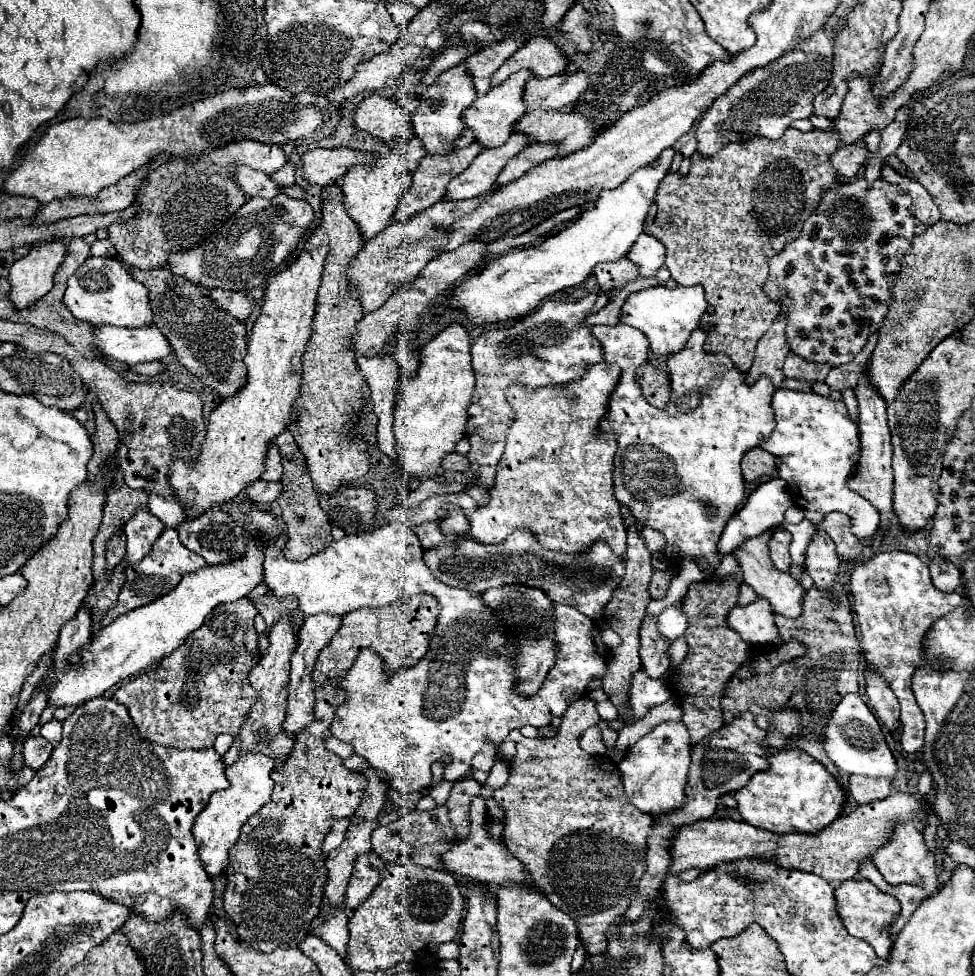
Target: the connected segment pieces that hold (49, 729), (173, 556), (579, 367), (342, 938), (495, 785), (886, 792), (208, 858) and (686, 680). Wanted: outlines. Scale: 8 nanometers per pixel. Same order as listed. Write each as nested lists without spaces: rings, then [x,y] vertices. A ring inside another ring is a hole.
[[[52,718],[50,722],[46,722],[42,728],[40,728],[40,734],[50,742],[50,744],[58,744],[60,742],[60,734],[62,734],[62,722]]]
[[[166,528],[164,534],[156,540],[152,552],[148,556],[144,556],[140,562],[136,564],[130,564],[128,570],[126,570],[126,584],[122,586],[120,590],[120,596],[118,596],[118,604],[104,616],[102,624],[110,624],[116,616],[120,614],[126,614],[134,608],[140,608],[144,604],[150,604],[154,602],[156,598],[168,594],[172,588],[178,586],[178,582],[186,576],[186,574],[192,574],[200,568],[204,568],[206,562],[204,558],[200,558],[198,554],[194,554],[192,550],[184,548],[184,544],[178,540],[178,534],[174,528]]]
[[[592,292],[578,302],[546,300],[530,316],[516,320],[510,328],[492,328],[476,338],[472,344],[472,370],[476,376],[476,386],[466,422],[466,438],[472,446],[466,456],[474,476],[468,480],[466,488],[492,488],[502,440],[506,438],[506,428],[515,415],[504,394],[508,386],[518,384],[528,390],[538,390],[544,386],[566,386],[568,382],[584,378],[590,364],[604,362],[600,340],[592,336],[592,326],[584,324],[584,318],[590,314],[596,298],[598,294]]]
[[[334,910],[334,916],[330,916],[326,924],[322,922],[322,926],[318,926],[318,918],[316,918],[310,930],[314,930],[316,936],[320,936],[330,946],[336,946],[340,956],[344,956],[346,942],[348,942],[348,914],[344,910],[338,912]]]
[[[496,760],[492,770],[490,770],[490,788],[492,790],[498,790],[500,786],[504,786],[504,782],[508,782],[508,768],[510,768],[510,762],[506,760]]]
[[[850,776],[848,778],[850,796],[858,806],[870,804],[874,800],[888,798],[892,794],[892,784],[886,778],[868,778],[868,776]]]
[[[240,754],[234,764],[226,766],[226,778],[230,786],[226,790],[214,792],[206,810],[196,818],[194,822],[196,826],[192,828],[192,834],[198,846],[198,856],[204,864],[204,870],[210,876],[220,876],[226,870],[228,850],[236,844],[240,828],[256,810],[260,810],[260,806],[264,806],[270,800],[272,768],[274,768],[274,758],[268,758],[266,754]]]
[[[730,552],[722,558],[720,568],[710,578],[706,578],[704,582],[696,582],[688,588],[688,594],[680,606],[680,612],[688,618],[688,630],[684,632],[684,638],[688,642],[688,656],[680,664],[680,668],[668,678],[668,688],[682,702],[682,724],[688,728],[692,742],[700,742],[724,724],[720,698],[724,694],[726,682],[746,662],[750,652],[748,644],[740,638],[740,634],[736,634],[724,622],[728,612],[736,606],[740,584],[740,562]],[[688,698],[692,698],[692,702],[688,702]]]

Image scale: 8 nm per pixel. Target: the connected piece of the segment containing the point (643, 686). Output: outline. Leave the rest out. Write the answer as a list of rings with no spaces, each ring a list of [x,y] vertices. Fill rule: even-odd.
[[[644,670],[636,672],[632,688],[630,688],[630,704],[636,718],[642,718],[652,706],[662,704],[670,698],[670,690],[664,688],[662,680],[652,680],[644,674]]]

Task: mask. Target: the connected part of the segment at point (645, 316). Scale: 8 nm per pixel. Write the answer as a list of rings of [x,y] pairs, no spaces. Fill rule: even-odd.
[[[656,286],[656,288],[632,292],[622,306],[620,322],[634,326],[642,334],[646,334],[648,348],[656,356],[670,356],[684,348],[692,330],[700,328],[700,320],[706,314],[706,308],[708,308],[708,302],[706,302],[702,286],[686,286],[686,288],[684,286],[676,286],[676,288]]]

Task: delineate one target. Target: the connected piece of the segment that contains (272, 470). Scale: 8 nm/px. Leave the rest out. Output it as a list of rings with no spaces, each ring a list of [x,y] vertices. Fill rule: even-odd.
[[[270,446],[268,450],[268,460],[266,460],[266,472],[262,474],[264,480],[270,480],[270,482],[278,482],[284,474],[284,468],[280,464],[280,452],[276,450],[276,446]]]

